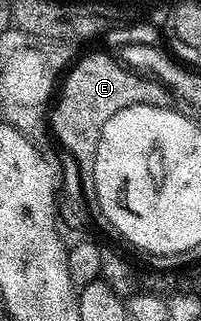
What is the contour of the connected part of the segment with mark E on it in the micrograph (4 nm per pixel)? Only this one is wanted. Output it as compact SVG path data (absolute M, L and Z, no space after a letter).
M94 51L91 55L82 57L83 55L65 72L53 104L54 112L48 115L48 123L50 119L50 127L58 138L57 146L69 155L78 155L79 163L82 163L82 169L86 171L83 178L87 185L86 194L80 199L83 204L94 209L98 205L94 188L96 149L100 145L100 133L104 133L104 125L108 125L108 121L112 121L112 117L116 117L120 109L128 109L132 105L169 107L172 96L164 84L137 71L131 71L129 67L119 63L113 54L105 55L102 51Z

